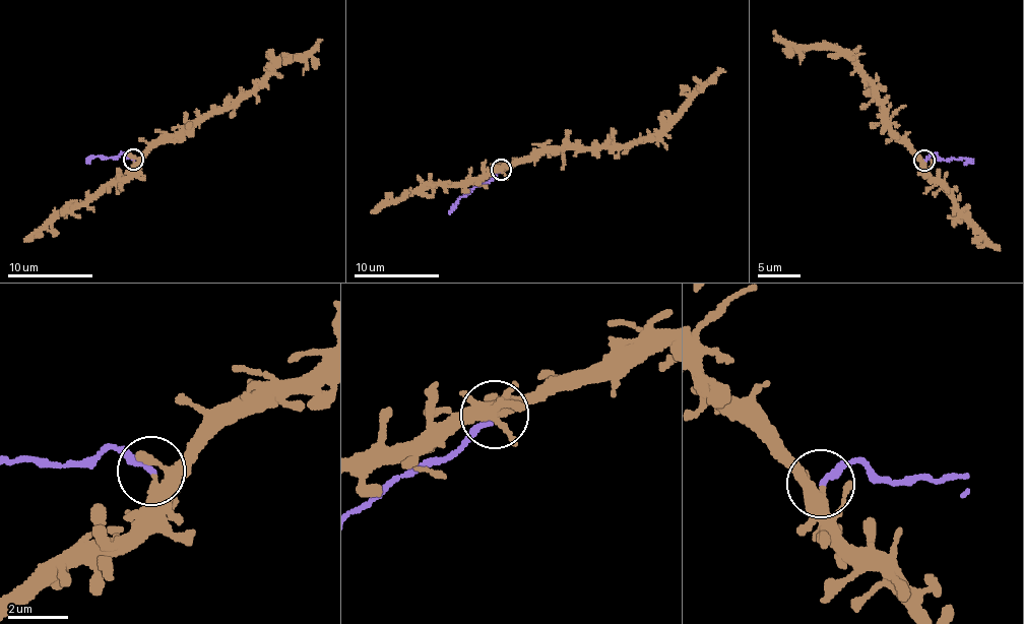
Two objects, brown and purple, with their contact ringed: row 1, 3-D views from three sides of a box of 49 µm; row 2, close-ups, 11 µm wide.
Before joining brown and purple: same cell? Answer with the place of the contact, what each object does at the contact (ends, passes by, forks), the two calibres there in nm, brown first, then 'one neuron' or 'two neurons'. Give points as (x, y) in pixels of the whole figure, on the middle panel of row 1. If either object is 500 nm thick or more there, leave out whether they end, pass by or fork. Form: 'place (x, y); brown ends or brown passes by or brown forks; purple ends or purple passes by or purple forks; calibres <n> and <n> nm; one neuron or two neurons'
place (501, 170); brown forks; purple ends; calibres 240 and 190 nm; two neurons

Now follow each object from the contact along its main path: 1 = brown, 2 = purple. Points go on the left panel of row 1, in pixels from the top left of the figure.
1: (133, 161), (180, 132), (188, 132), (214, 113), (235, 108), (260, 87), (277, 63), (313, 53), (322, 40)
2: (133, 159), (123, 153), (104, 159), (98, 156), (86, 161)

